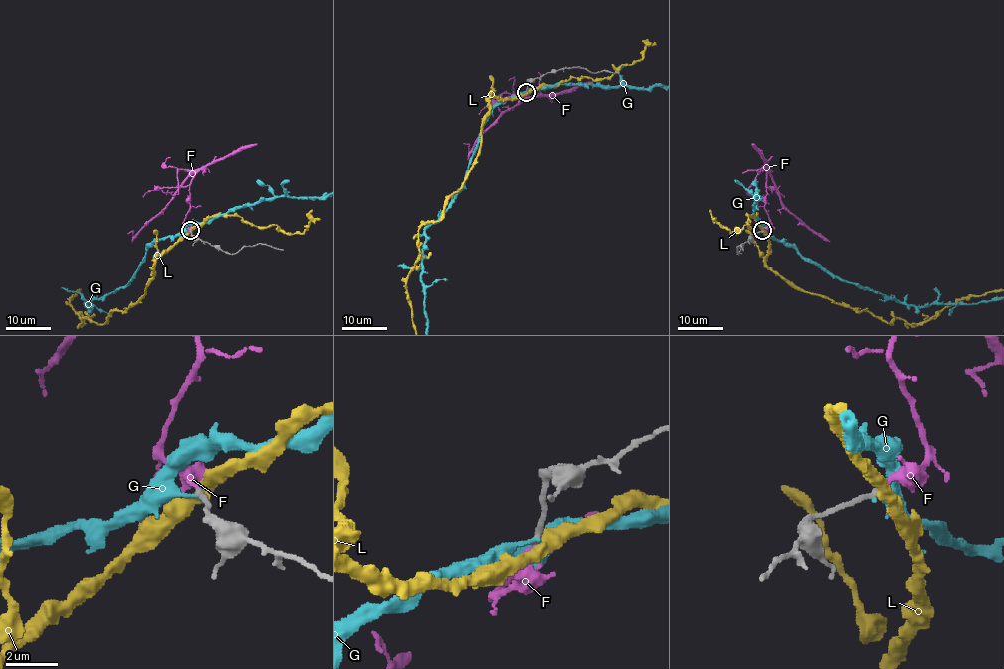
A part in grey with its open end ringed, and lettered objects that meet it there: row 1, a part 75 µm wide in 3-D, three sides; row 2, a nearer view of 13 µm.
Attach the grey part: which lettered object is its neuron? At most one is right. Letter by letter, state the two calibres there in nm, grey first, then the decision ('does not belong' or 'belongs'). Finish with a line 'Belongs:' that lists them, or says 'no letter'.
F: 220/240 nm | belongs
G: 240/140 nm | does not belong
L: 220/480 nm | does not belong
Belongs: F

